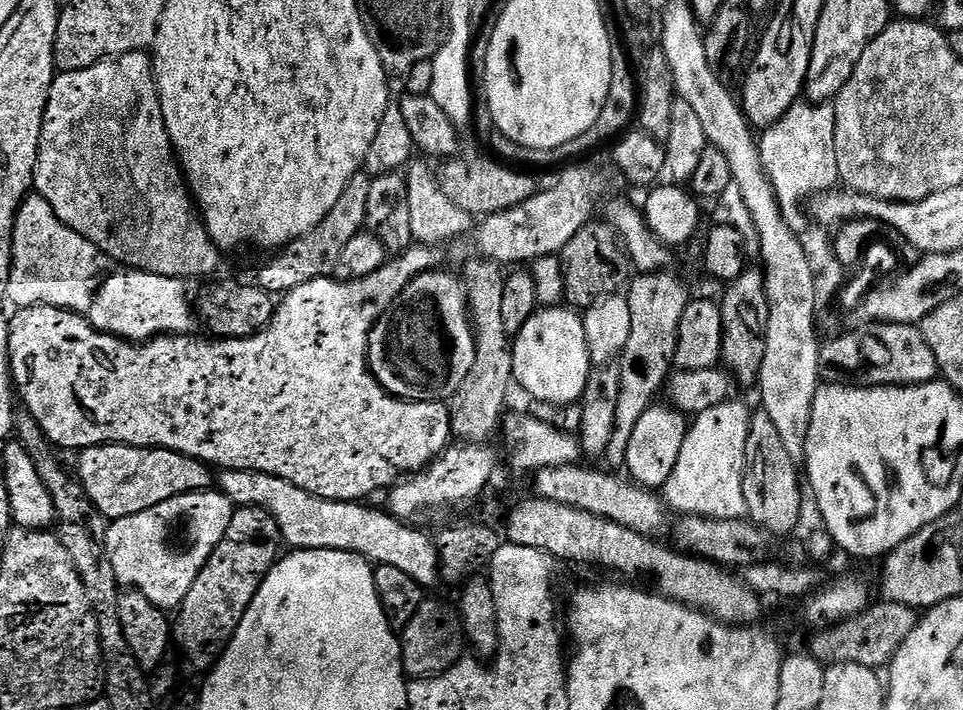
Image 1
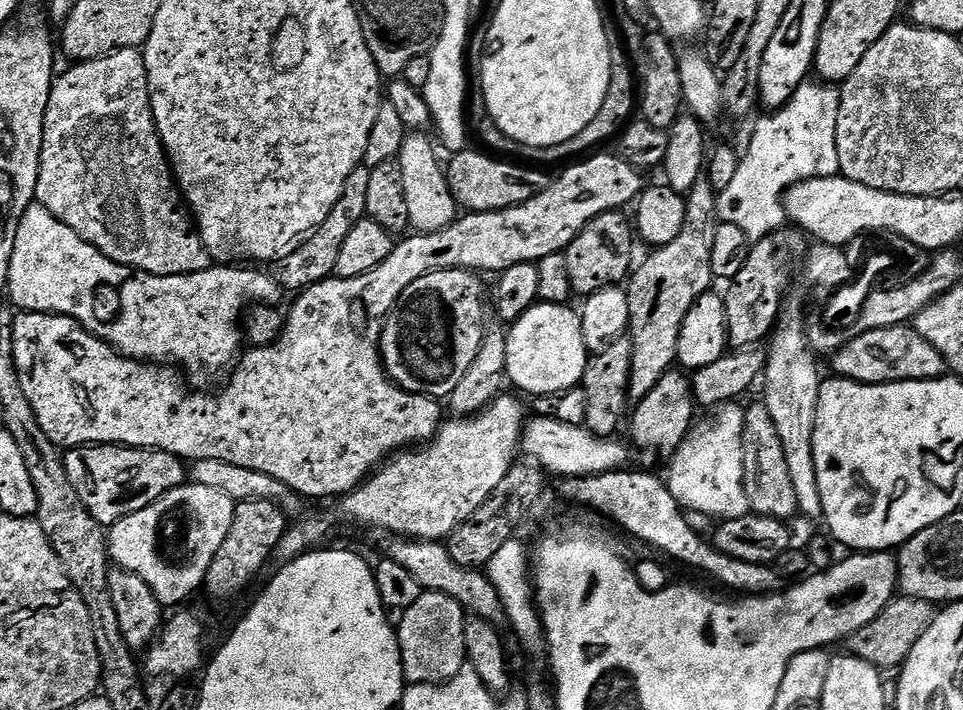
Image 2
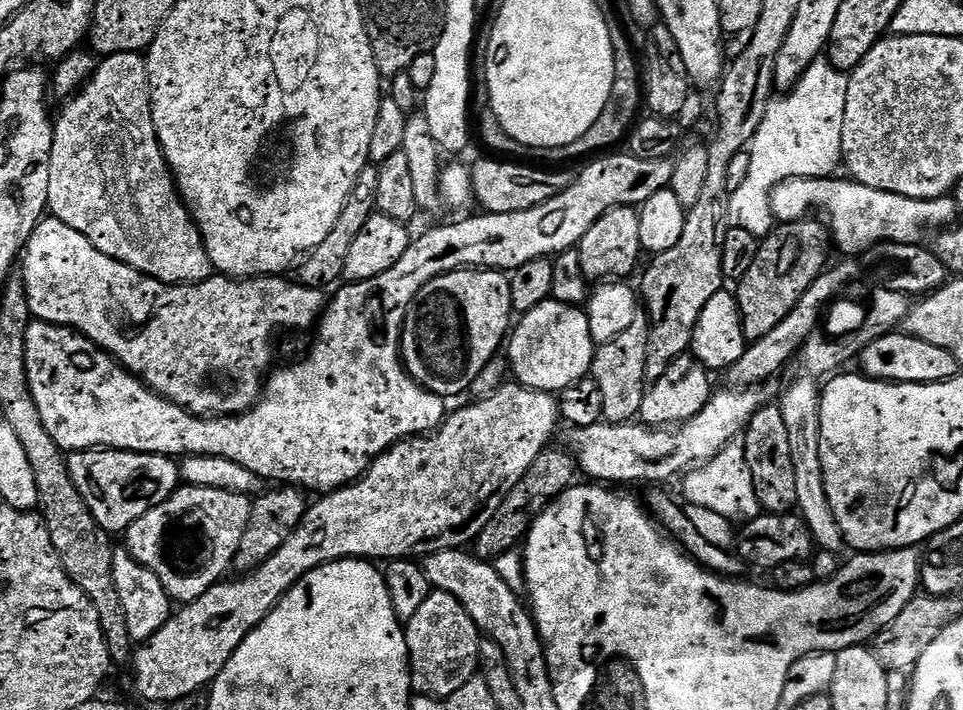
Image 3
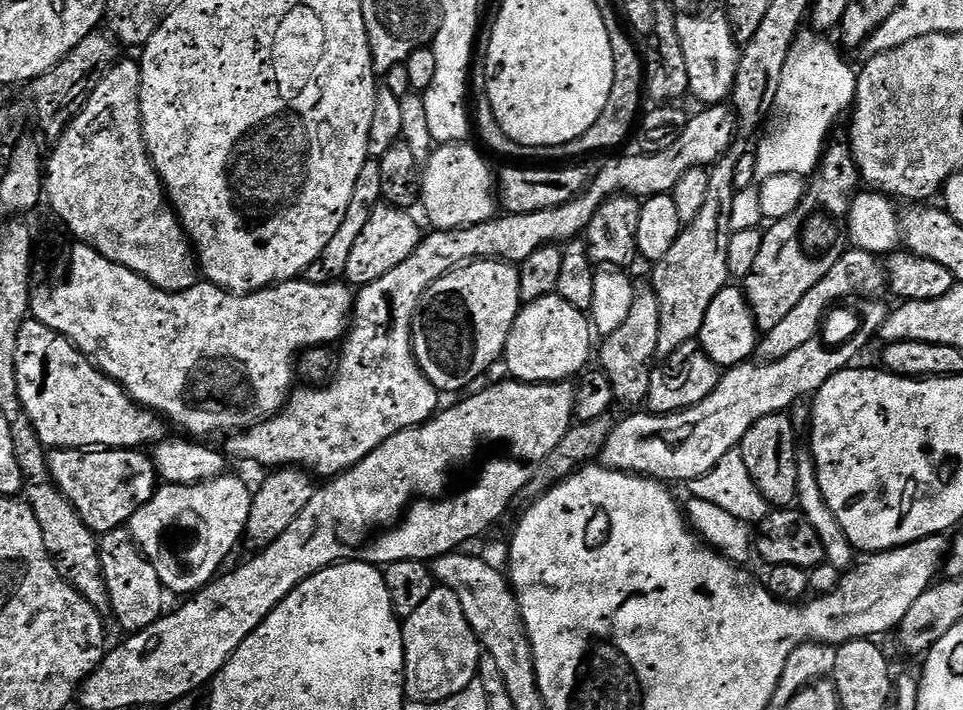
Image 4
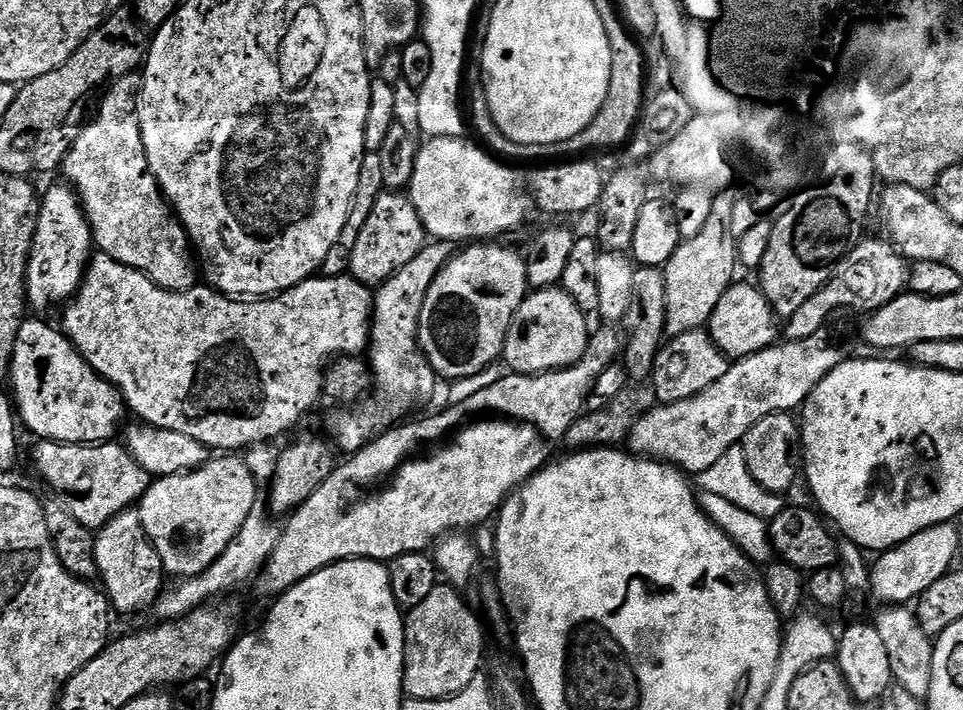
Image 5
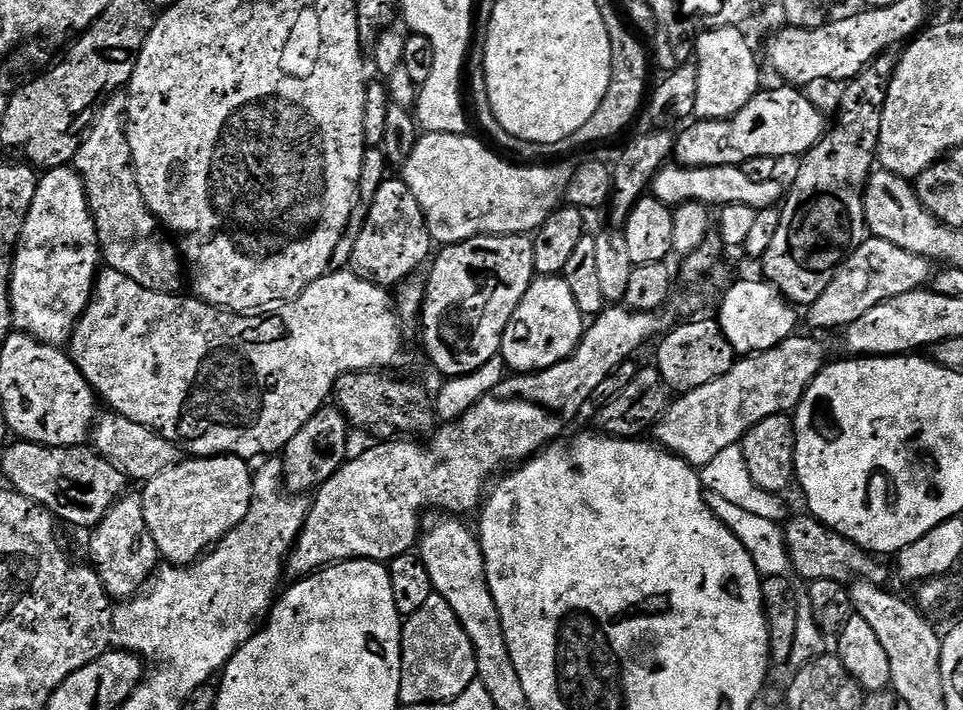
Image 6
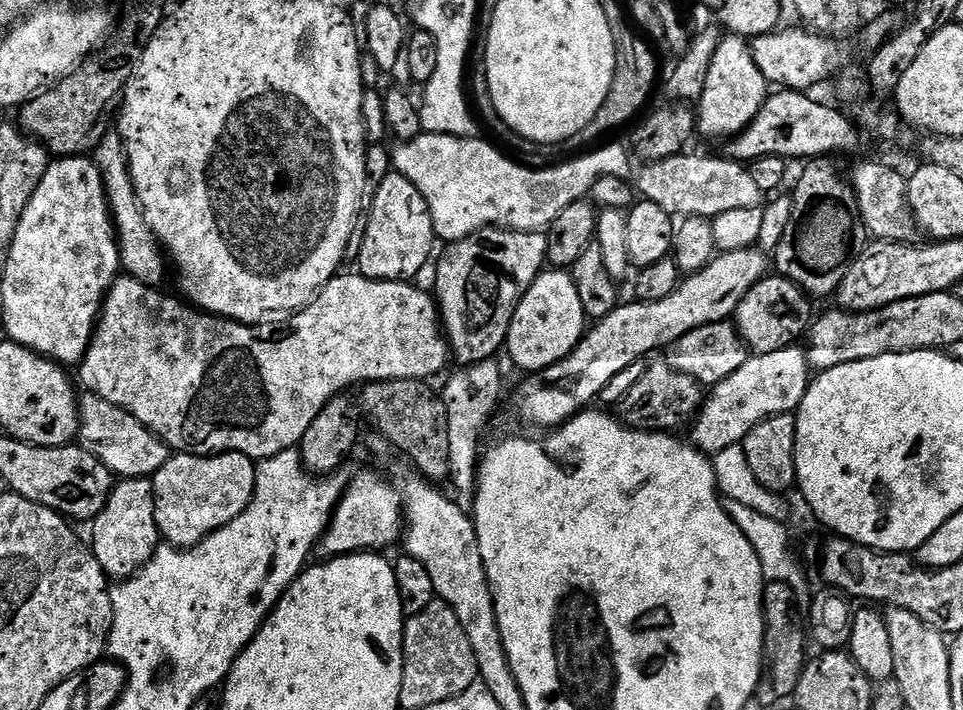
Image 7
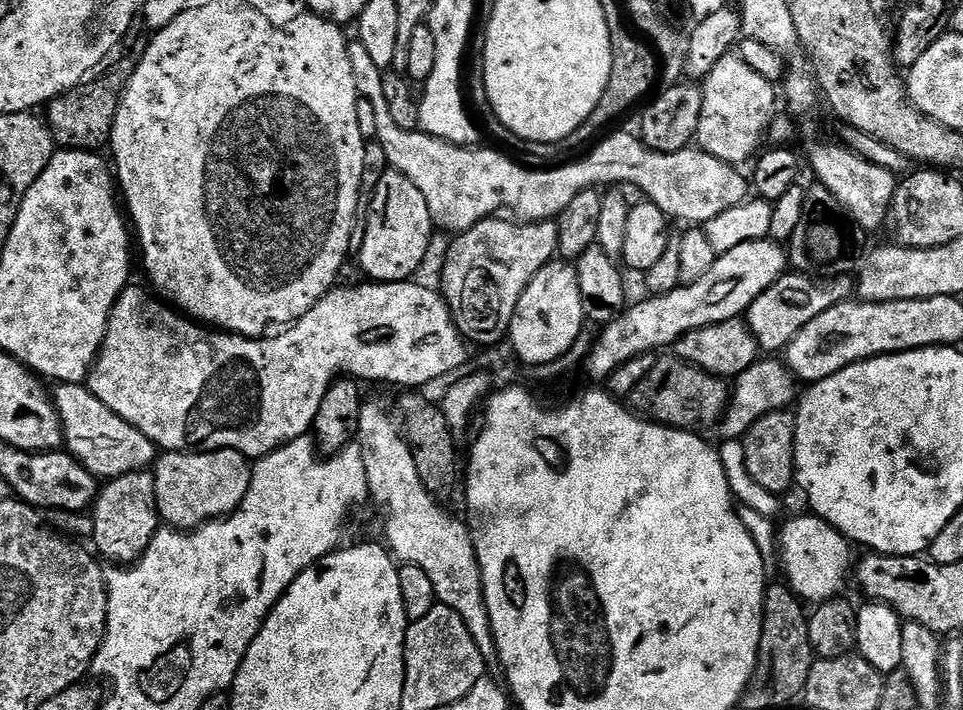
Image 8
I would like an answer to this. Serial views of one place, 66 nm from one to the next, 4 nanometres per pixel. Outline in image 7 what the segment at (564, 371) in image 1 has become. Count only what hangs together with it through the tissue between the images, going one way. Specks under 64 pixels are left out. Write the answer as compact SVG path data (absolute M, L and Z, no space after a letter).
M545 270L537 276L514 310L506 341L506 353L524 374L543 372L554 366L580 345L586 331L586 317L578 289L564 270Z

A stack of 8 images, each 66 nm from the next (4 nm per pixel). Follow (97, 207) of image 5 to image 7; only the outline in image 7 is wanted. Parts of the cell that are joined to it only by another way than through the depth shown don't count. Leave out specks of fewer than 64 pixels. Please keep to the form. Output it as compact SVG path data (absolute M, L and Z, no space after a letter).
M109 131L108 135L102 138L102 142L98 147L96 147L95 150L94 162L100 167L100 173L102 174L102 178L104 179L104 193L108 196L108 211L112 213L112 223L116 225L116 239L120 241L120 262L123 271L127 273L127 275L133 276L135 280L141 280L143 284L149 286L160 286L160 283L162 283L164 280L164 260L166 264L166 256L161 249L160 241L156 239L155 234L152 233L152 231L150 230L150 226L146 222L144 211L142 211L140 208L140 203L138 202L138 198L136 197L136 191L134 190L134 186L132 185L132 175L128 172L128 156L124 152L124 141L120 139L119 131Z

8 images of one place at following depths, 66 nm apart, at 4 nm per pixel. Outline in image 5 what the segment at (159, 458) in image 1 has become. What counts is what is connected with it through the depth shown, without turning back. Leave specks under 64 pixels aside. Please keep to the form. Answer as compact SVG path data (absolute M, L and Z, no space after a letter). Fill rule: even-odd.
M54 440L37 443L36 468L40 476L52 487L63 509L70 513L82 527L99 530L105 524L129 511L143 500L148 492L150 477L116 442L95 446L86 444L57 444ZM133 503L133 504L132 504Z

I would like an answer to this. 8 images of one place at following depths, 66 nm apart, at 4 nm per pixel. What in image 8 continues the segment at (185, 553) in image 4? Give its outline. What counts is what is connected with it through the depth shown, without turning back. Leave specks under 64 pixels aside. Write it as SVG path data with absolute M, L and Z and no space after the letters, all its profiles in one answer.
M238 450L164 452L155 461L159 519L169 528L195 530L210 520L231 516L246 498L252 481L249 457Z

